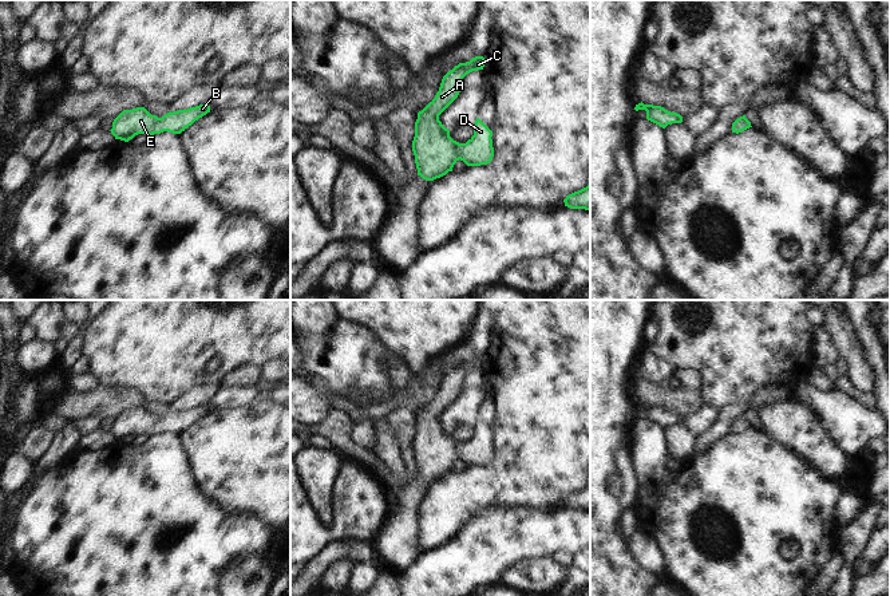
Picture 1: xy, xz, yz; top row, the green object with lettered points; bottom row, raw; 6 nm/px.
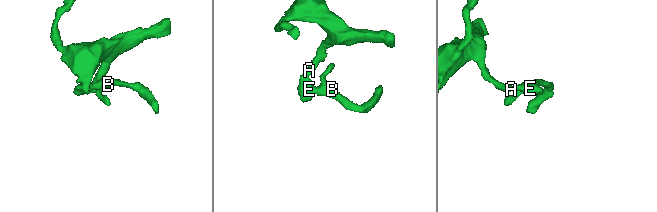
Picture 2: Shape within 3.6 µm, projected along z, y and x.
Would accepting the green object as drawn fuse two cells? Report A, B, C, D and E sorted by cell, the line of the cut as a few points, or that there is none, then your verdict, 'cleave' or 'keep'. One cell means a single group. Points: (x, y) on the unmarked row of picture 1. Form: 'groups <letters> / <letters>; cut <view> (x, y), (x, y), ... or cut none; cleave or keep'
groups A B C D E; cut none; keep

